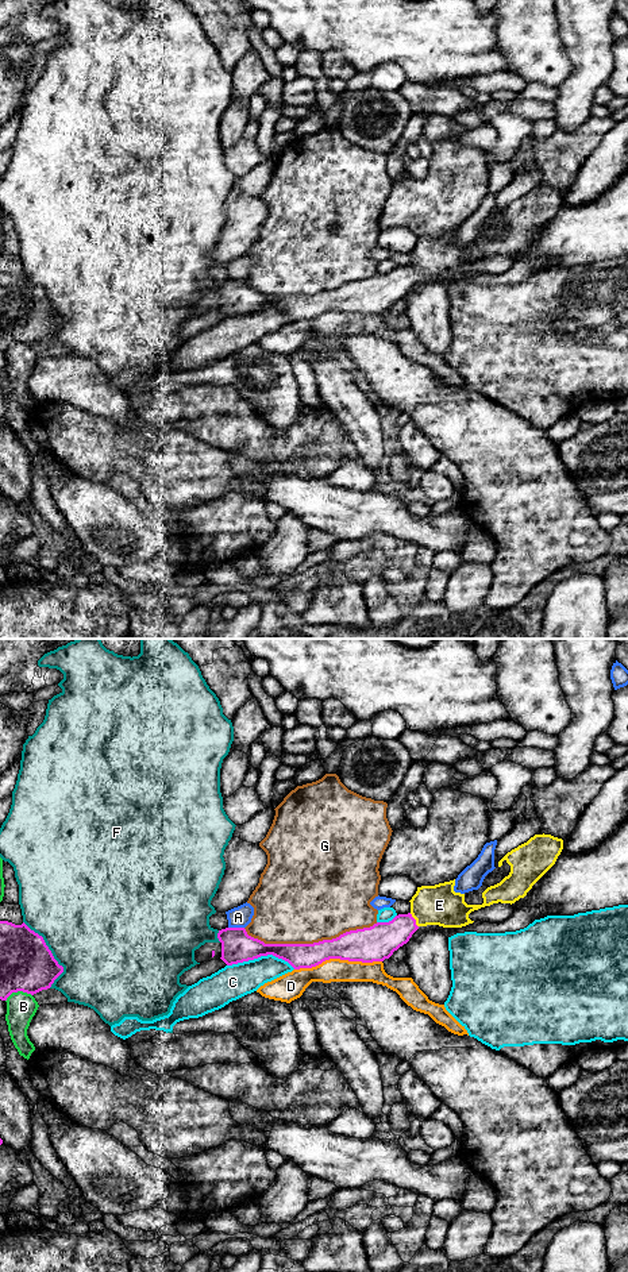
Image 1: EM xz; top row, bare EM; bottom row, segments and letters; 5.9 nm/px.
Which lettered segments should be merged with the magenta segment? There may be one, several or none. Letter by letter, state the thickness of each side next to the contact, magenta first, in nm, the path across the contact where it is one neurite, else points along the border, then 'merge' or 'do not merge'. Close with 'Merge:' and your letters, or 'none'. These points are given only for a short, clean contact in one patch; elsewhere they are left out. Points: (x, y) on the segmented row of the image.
A: 190 nm thick on the magenta side, 130 nm on the other; do not merge
B: 320 nm thick on the magenta side, 180 nm on the other; do not merge
C: 190 nm thick on the magenta side, 200 nm on the other; do not merge
D: 220 nm thick on the magenta side, 140 nm on the other; do not merge
E: 200 nm thick on the magenta side, 240 nm on the other; runs through xz (380, 941), (415, 920), (428, 906), (439, 905); merge
F: 320 nm thick on the magenta side, 500 nm on the other; do not merge
G: 180 nm thick on the magenta side, 480 nm on the other; do not merge
Merge: E

